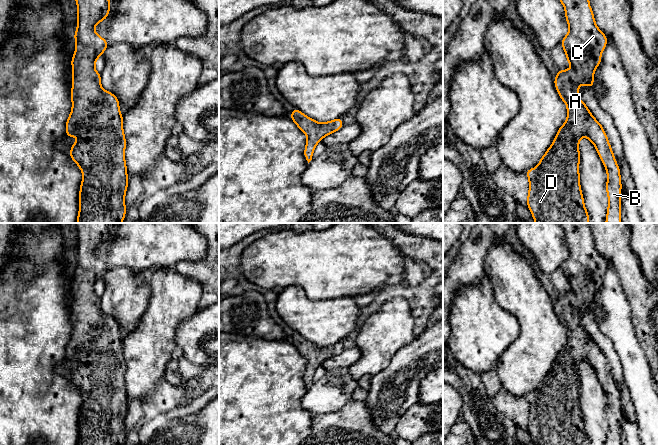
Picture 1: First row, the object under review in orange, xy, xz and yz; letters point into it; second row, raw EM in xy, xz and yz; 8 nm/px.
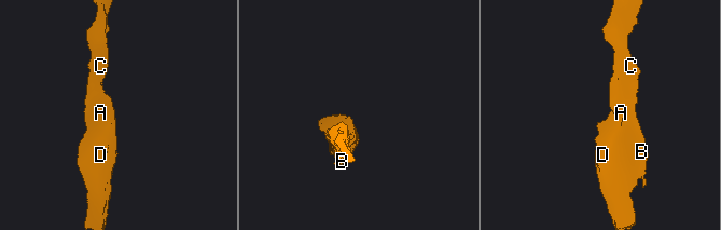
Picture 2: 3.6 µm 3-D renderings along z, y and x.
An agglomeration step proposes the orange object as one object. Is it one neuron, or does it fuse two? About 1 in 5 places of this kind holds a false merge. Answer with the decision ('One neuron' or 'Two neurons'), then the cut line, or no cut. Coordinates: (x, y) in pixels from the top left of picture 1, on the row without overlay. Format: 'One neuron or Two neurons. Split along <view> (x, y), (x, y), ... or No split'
One neuron. No split

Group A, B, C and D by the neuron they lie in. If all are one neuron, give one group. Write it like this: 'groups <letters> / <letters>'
groups A B C D

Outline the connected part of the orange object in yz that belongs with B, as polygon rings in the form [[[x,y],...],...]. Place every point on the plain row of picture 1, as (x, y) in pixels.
[[[558,223],[565,233],[569,256],[563,261],[561,269],[571,293],[558,294],[554,309],[562,325],[567,329],[567,343],[558,353],[551,370],[539,384],[538,390],[528,393],[529,404],[527,430],[534,445],[589,445],[580,410],[579,365],[584,360],[595,370],[607,397],[606,416],[608,432],[606,445],[621,445],[621,399],[608,361],[598,344],[579,322],[579,310],[587,309],[593,313],[595,293],[602,285],[601,277],[607,269],[607,260],[598,252],[589,223]]]

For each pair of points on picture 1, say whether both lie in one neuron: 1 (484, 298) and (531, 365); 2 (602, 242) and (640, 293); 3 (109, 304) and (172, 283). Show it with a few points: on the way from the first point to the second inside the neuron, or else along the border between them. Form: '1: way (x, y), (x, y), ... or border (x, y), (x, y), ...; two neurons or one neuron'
1: border (516, 317), (519, 323), (519, 334), (498, 358); two neurons
2: way (615, 255), (628, 268), (633, 280); one neuron
3: border (137, 272), (137, 280), (149, 288), (143, 314); two neurons

